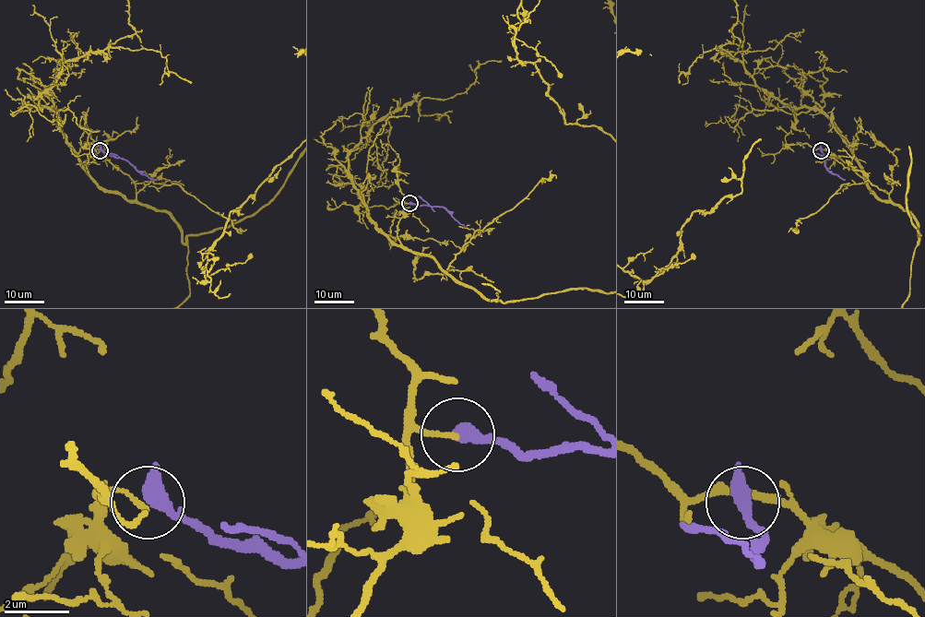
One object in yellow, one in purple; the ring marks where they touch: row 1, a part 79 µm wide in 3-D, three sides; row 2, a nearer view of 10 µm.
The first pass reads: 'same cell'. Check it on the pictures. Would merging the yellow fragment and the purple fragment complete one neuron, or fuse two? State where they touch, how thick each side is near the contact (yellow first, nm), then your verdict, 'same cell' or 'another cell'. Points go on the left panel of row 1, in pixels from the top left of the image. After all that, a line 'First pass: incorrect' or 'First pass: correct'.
place (100, 150); calibres 150 and 550 nm; another cell
First pass: incorrect

